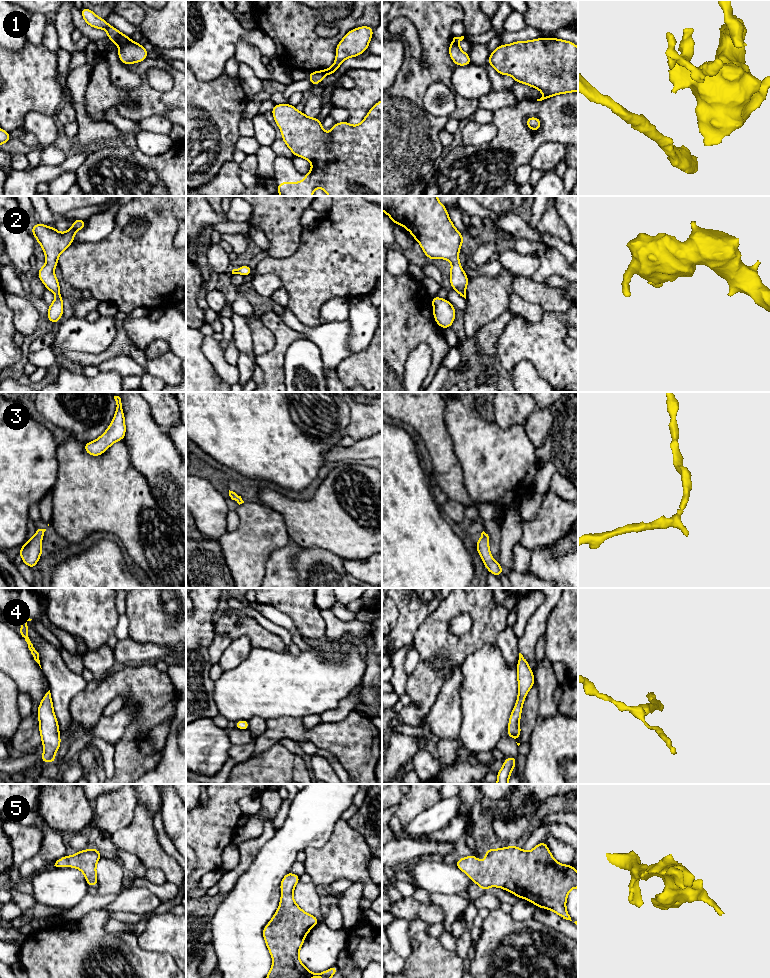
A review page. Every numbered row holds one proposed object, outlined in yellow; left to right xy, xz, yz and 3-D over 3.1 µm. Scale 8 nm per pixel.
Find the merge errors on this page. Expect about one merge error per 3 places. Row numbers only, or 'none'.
1

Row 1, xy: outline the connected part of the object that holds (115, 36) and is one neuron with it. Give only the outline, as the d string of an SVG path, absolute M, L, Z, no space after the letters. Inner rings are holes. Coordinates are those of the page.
M83 7L80 12L83 19L89 26L97 29L105 29L110 41L115 43L117 46L120 47L130 41L130 38L128 36L121 33L113 26L109 25L105 19L98 17L90 9Z

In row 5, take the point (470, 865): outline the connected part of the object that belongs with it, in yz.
M543 841L529 852L516 845L500 849L490 848L486 850L484 862L471 854L457 860L455 865L483 891L492 886L502 888L518 898L532 902L536 907L549 909L563 919L572 921L566 910L566 900L569 891L578 888L578 872L573 865L557 862Z

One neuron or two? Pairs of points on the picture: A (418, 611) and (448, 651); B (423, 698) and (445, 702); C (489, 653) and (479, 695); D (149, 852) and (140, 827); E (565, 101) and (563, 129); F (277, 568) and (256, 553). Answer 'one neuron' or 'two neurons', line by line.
A: two neurons
B: two neurons
C: one neuron
D: one neuron
E: one neuron
F: two neurons

